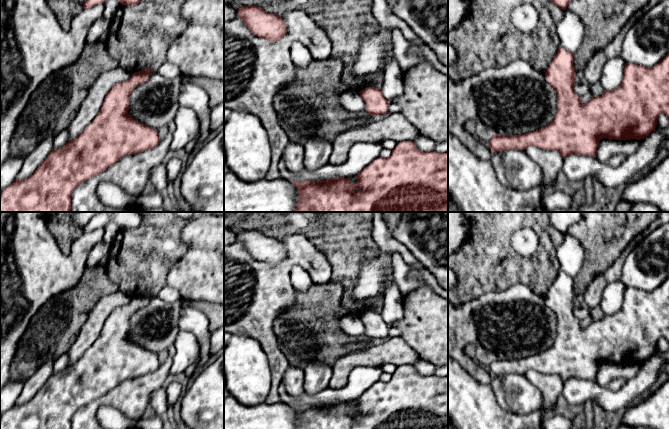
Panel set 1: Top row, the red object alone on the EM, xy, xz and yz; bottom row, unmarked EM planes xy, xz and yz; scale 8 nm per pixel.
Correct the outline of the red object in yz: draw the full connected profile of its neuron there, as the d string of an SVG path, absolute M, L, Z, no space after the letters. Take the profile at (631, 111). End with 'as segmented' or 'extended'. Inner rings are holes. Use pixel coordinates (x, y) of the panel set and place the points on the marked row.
M559 47L556 56L545 72L546 80L557 93L557 111L553 121L539 130L525 134L499 135L495 133L487 144L492 152L525 150L529 146L535 146L543 150L558 151L563 158L573 154L596 157L597 147L601 139L641 140L655 131L660 114L665 114L669 118L669 53L652 68L626 63L621 85L615 90L604 91L601 96L593 97L586 104L581 102L581 97L573 88L576 81L573 59L574 55L571 52Z; as segmented

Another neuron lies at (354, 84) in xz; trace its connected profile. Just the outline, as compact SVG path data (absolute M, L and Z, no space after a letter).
M343 71L341 79L348 86L348 90L359 93L367 87L375 87L381 89L383 86L383 72L376 73L372 76L354 77L349 71Z

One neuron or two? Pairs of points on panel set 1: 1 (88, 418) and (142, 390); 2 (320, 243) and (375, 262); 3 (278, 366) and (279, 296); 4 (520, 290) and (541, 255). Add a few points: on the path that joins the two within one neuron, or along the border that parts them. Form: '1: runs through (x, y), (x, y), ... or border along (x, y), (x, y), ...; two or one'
1: runs through (98, 403), (110, 398), (127, 397); one
2: border along (378, 249), (364, 250), (359, 275), (355, 280); two
3: runs through (271, 349), (266, 337), (266, 313); one
4: border along (500, 290), (525, 284), (544, 296); two

